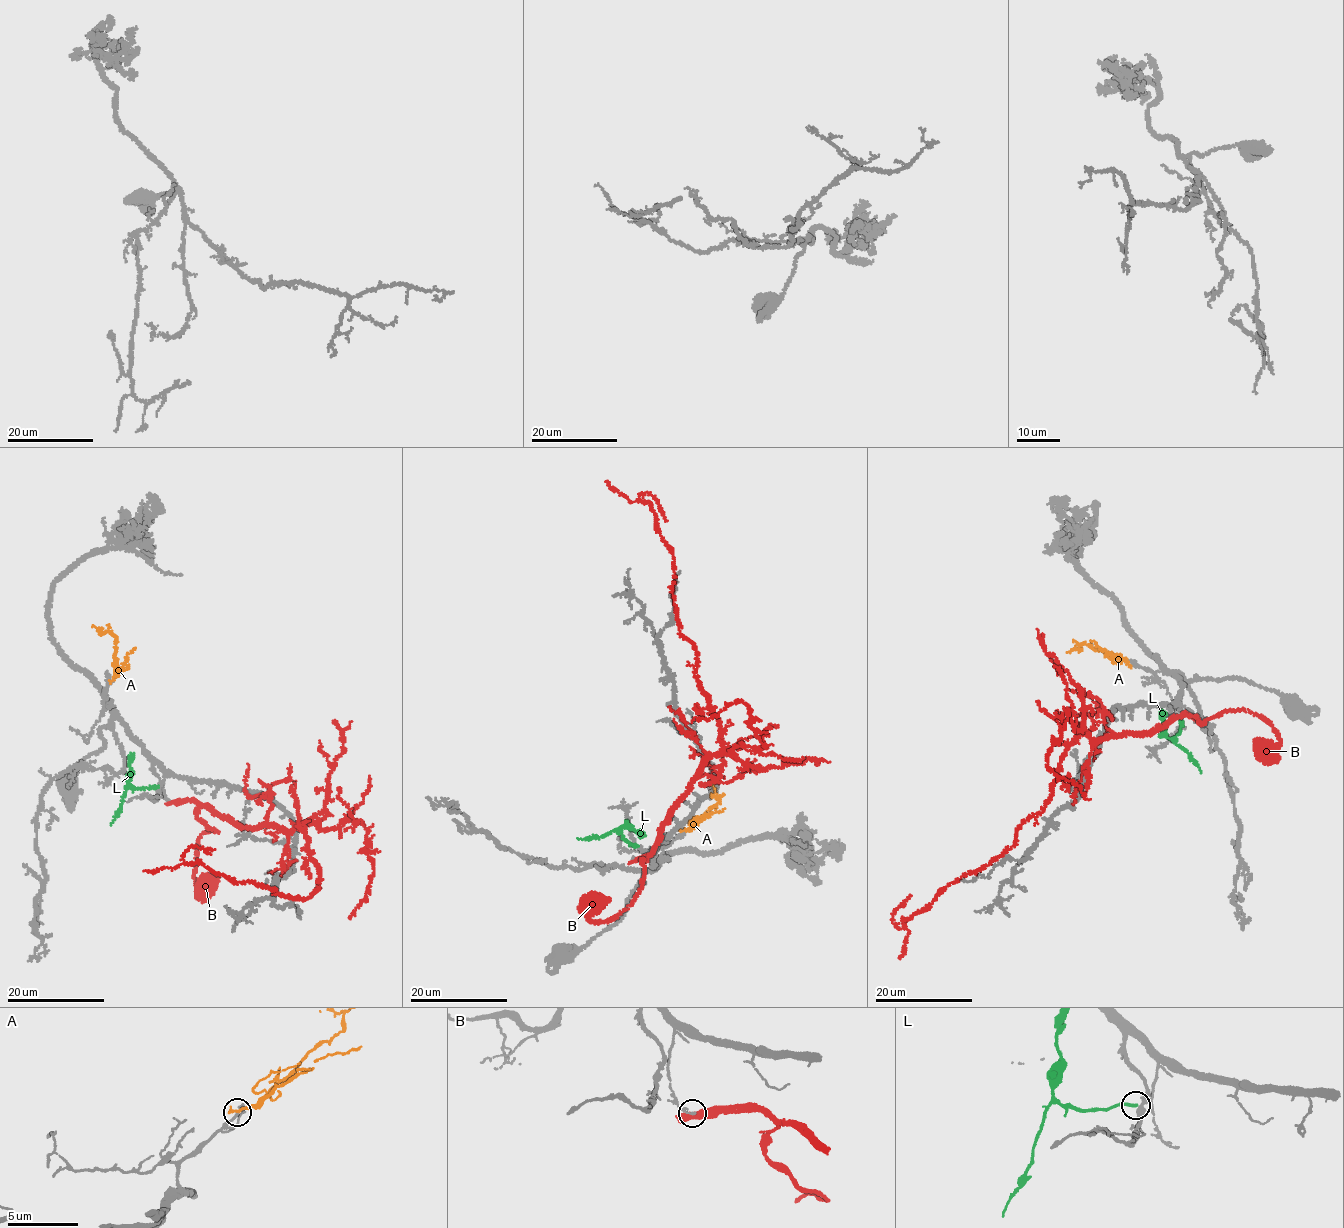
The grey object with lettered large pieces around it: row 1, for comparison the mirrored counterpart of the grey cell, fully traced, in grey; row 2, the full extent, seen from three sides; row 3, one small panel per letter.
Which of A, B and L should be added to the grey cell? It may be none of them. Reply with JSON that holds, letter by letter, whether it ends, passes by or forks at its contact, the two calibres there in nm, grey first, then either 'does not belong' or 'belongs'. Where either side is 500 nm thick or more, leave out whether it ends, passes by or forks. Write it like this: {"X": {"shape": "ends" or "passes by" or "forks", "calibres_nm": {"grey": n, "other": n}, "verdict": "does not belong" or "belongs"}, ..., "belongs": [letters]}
{"A": {"shape": "ends", "calibres_nm": {"grey": 180, "other": 240}, "verdict": "belongs"}, "B": {"shape": "passes by", "calibres_nm": {"grey": 200, "other": 340}, "verdict": "does not belong"}, "L": {"shape": "ends", "calibres_nm": {"grey": 260, "other": 220}, "verdict": "does not belong"}, "belongs": ["A"]}

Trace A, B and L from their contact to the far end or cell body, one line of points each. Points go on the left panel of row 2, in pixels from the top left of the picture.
A: (113, 680), (116, 637), (92, 626)
B: (171, 801), (192, 798), (246, 826), (299, 822), (317, 889), (292, 899), (182, 858), (191, 846), (214, 849)
L: (156, 787), (125, 788), (121, 807), (111, 825)

